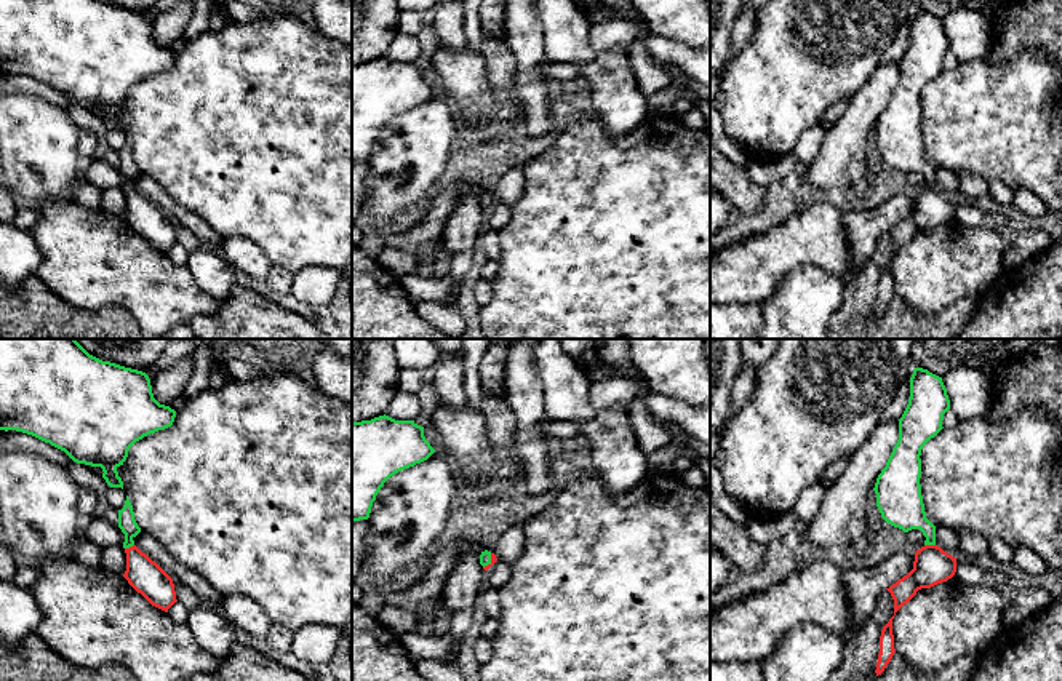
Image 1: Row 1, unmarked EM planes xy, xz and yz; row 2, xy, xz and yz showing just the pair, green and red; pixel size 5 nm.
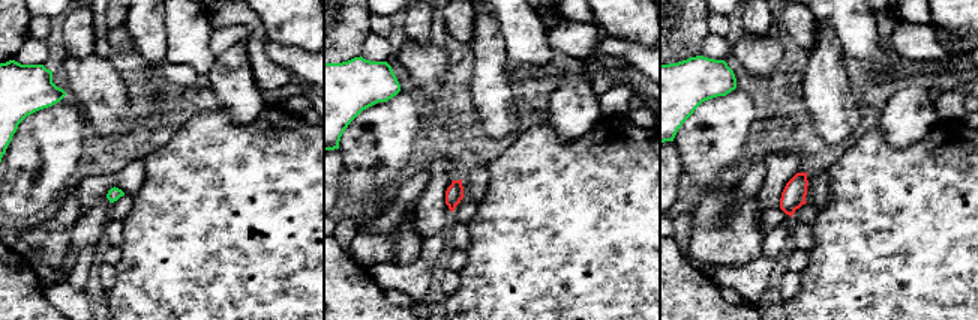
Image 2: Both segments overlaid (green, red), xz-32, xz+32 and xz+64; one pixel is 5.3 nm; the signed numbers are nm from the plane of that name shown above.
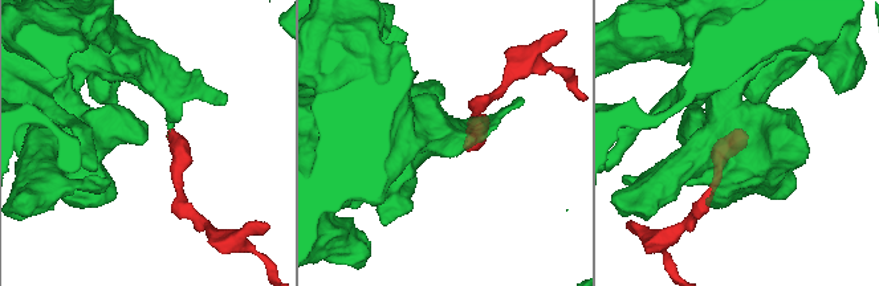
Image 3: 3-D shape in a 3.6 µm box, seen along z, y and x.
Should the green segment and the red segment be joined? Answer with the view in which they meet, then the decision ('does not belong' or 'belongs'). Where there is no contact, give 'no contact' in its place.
yz | belongs

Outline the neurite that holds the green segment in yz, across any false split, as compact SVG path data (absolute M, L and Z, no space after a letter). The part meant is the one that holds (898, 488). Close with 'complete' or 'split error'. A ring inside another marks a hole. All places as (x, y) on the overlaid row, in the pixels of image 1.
M915 368L910 377L908 404L899 419L899 440L873 488L876 494L876 507L886 523L902 529L904 532L920 529L926 537L924 545L915 553L913 569L886 588L894 599L894 615L916 595L918 590L947 582L956 572L956 558L936 545L936 526L926 518L920 484L921 449L944 428L942 420L948 409L950 400L942 377L929 372L928 369Z; split error

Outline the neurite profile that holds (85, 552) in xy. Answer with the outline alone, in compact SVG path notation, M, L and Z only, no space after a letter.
M86 537L78 539L70 550L70 556L90 569L102 569L102 548Z

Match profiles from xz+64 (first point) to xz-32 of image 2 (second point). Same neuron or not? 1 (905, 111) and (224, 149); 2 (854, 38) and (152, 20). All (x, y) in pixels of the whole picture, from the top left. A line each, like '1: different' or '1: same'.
1: different
2: different

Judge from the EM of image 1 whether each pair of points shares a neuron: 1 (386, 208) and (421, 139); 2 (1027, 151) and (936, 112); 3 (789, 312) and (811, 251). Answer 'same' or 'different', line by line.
1: same
2: same
3: different

